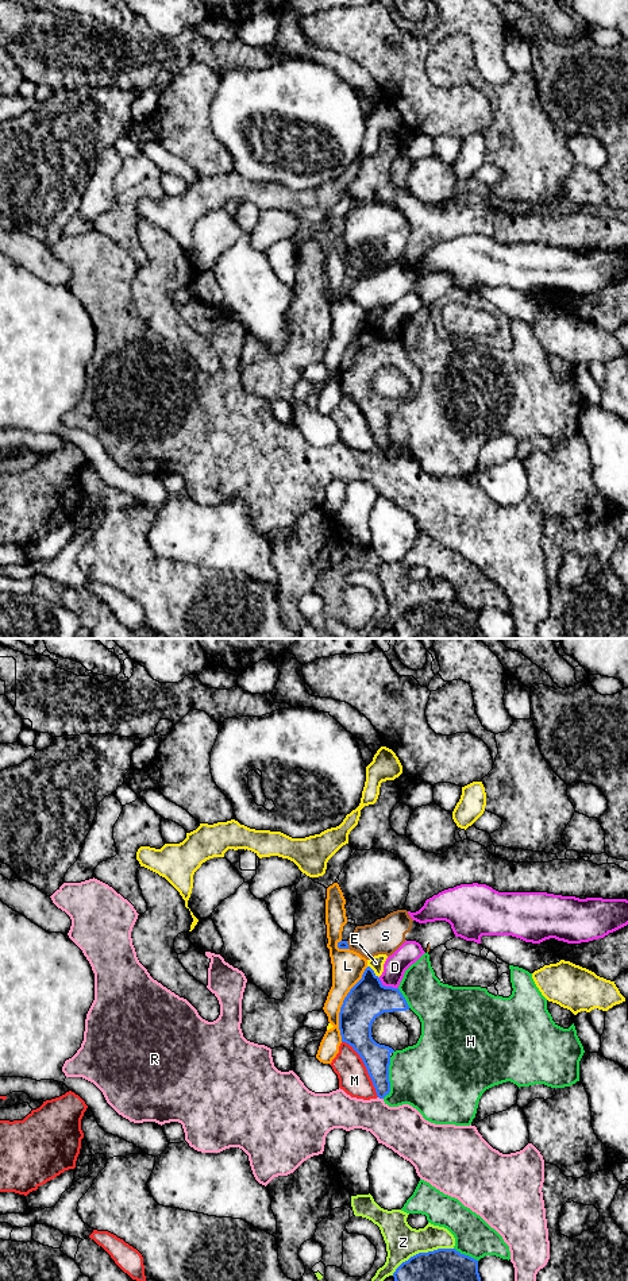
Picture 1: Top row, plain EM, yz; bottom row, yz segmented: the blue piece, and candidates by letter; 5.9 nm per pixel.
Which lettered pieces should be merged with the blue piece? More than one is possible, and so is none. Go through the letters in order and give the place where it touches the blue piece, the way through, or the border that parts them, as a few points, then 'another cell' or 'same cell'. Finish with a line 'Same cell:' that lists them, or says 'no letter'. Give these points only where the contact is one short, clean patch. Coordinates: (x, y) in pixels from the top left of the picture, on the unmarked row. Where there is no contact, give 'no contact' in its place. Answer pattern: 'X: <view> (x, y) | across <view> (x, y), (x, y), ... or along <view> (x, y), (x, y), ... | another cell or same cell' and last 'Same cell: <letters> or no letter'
D: yz (388, 339) | another cell
E: yz (373, 324) | another cell
H: yz (388, 429) | another cell
L: yz (342, 357) | another cell
M: yz (366, 420) | another cell
R: yz (381, 450) | another cell
S: yz (347, 297) | another cell
Z: yz (422, 605) | another cell
Same cell: no letter

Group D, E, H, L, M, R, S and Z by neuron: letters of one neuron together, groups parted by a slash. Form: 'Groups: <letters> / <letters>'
Groups: D / E L M / H / R / S / Z

